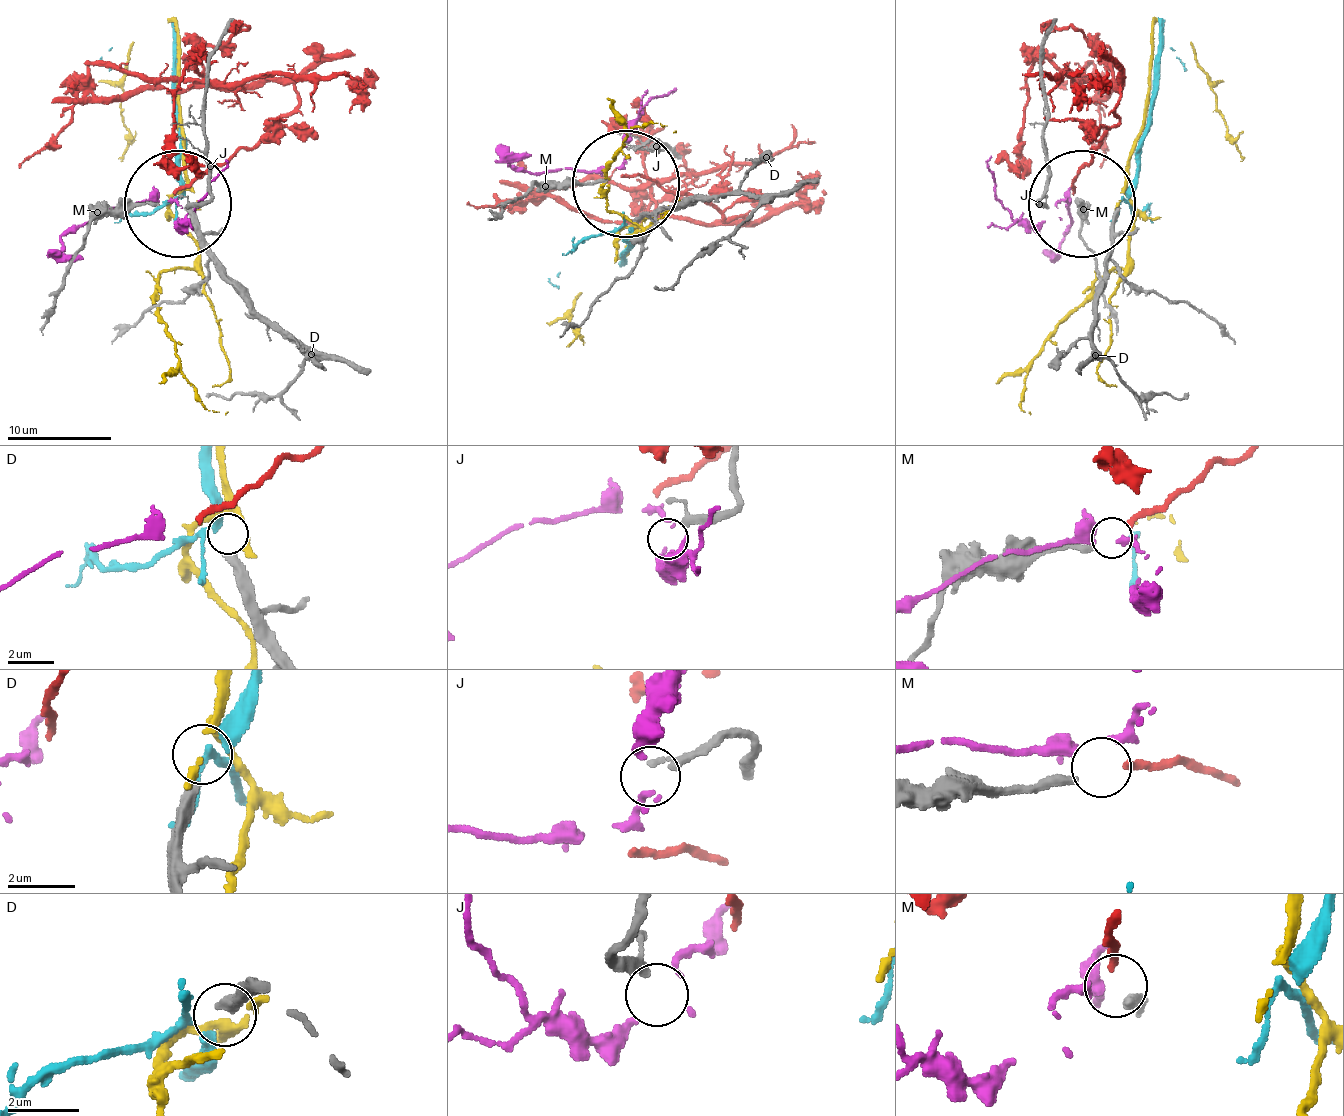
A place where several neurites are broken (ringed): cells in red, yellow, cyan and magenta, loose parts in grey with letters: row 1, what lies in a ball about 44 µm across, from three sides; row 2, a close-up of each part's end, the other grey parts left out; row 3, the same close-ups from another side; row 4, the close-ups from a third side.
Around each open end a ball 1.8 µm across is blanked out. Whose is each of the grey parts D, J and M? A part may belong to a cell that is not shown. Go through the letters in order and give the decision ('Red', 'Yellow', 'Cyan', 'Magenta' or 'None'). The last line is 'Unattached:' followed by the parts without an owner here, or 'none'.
D: Cyan
J: None
M: Red
Unattached: J

